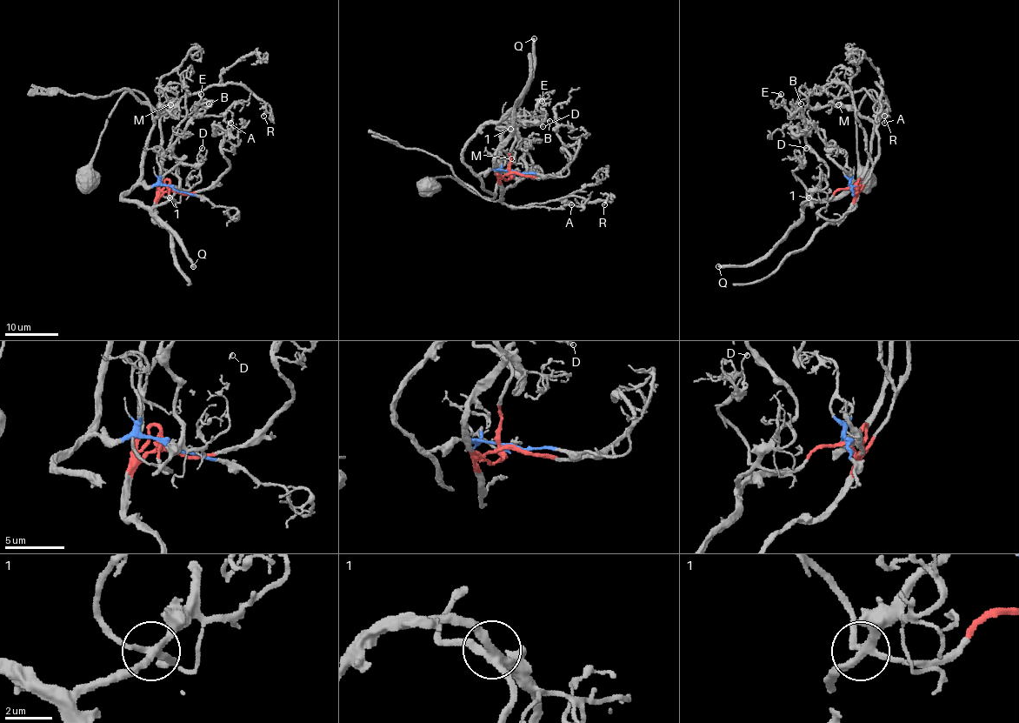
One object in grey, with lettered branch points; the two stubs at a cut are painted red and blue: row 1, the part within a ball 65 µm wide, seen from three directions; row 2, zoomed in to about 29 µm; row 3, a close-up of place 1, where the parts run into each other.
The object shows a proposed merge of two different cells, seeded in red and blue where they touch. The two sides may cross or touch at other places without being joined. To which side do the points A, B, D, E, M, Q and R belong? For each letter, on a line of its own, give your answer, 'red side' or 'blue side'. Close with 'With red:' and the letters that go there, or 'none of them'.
A: red side
B: blue side
D: red side
E: blue side
M: blue side
Q: blue side
R: red side
With red: A, D, R

